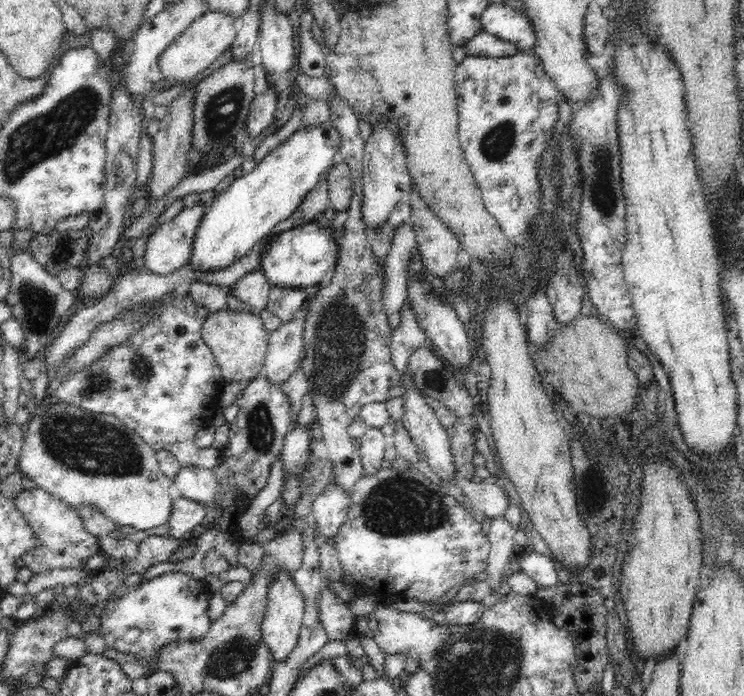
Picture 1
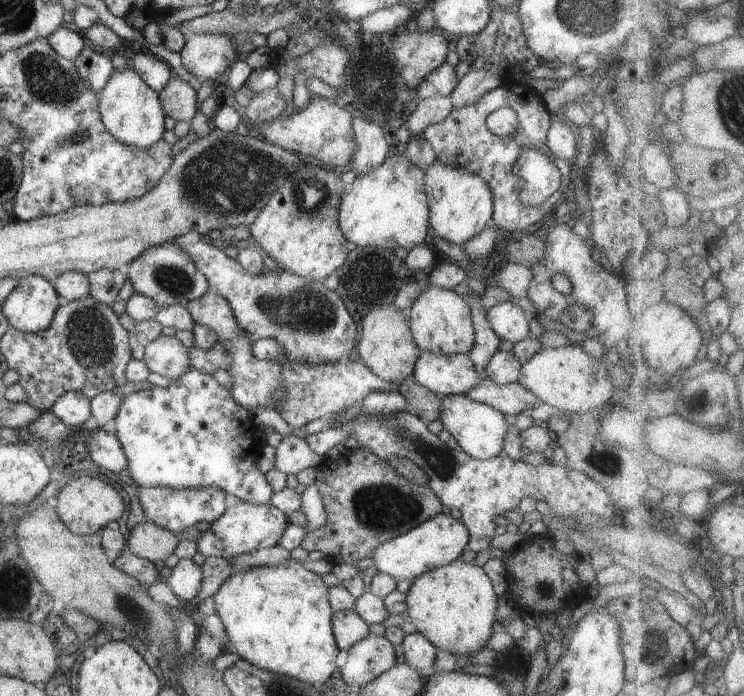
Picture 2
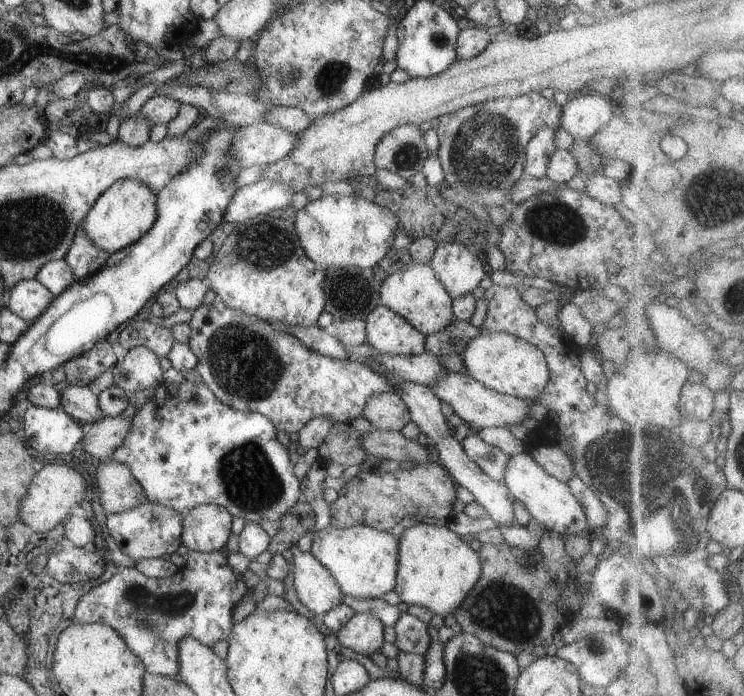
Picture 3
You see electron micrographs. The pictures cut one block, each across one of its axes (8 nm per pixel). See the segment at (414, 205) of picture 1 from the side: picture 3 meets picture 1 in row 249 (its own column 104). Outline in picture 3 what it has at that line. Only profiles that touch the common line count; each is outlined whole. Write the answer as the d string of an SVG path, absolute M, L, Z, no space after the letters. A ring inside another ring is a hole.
M121 415L105 416L103 420L86 427L82 437L83 449L94 456L96 462L104 460L124 442L124 438L130 434L130 428L132 428L130 418L122 418Z

